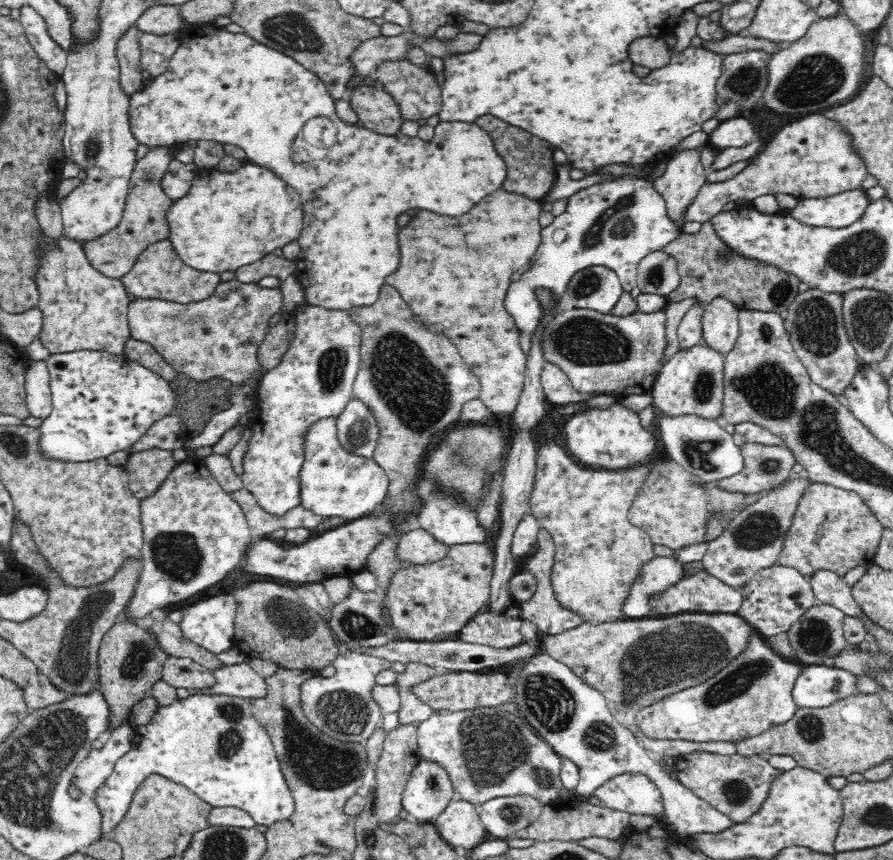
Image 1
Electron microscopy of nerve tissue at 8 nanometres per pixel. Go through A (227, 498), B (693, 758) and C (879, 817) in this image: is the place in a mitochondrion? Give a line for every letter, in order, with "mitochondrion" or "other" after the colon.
A: other
B: other
C: mitochondrion

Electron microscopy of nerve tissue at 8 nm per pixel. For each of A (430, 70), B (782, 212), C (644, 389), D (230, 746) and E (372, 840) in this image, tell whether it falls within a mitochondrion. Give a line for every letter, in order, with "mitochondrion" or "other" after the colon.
A: other
B: other
C: other
D: mitochondrion
E: mitochondrion

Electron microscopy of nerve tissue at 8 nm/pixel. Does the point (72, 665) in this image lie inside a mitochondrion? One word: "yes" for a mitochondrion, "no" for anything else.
yes

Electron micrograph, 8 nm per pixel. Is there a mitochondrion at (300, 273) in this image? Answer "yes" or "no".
no

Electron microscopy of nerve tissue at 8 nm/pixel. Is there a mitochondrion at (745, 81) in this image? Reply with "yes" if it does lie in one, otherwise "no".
yes

